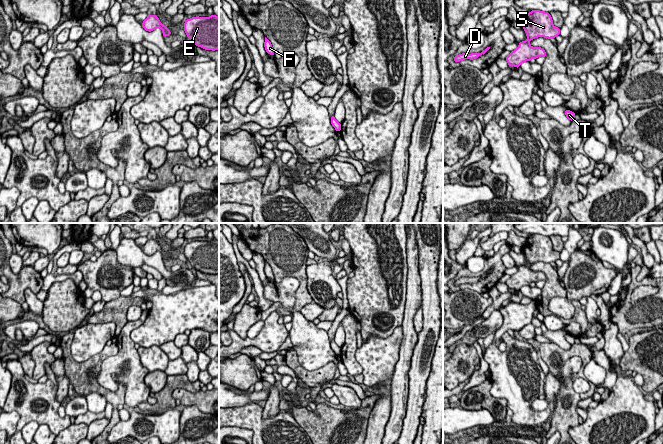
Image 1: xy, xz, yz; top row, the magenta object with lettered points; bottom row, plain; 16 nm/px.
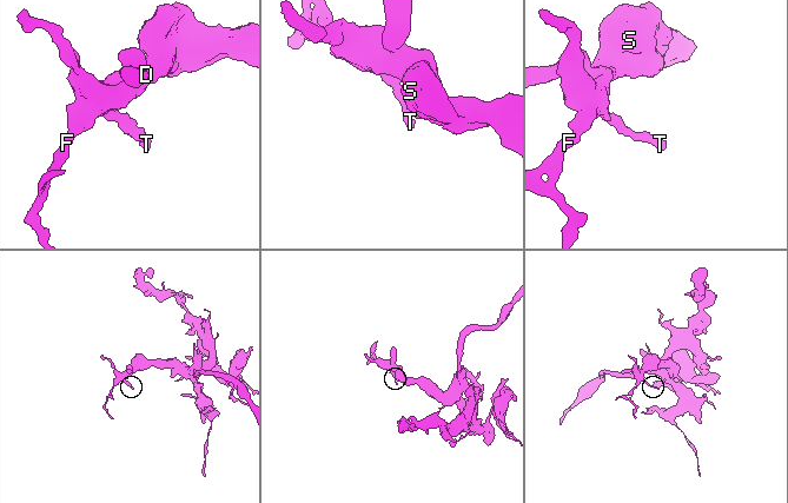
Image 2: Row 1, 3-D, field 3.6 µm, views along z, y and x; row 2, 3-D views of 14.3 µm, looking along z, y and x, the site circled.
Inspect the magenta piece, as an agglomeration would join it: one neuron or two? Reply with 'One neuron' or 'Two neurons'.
One neuron

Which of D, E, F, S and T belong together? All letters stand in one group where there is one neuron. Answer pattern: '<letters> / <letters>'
D E F S T

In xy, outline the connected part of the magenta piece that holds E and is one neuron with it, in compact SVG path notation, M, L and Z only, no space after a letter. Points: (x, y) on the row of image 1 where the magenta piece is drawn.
M192 17L184 22L187 37L205 50L219 50L219 17Z

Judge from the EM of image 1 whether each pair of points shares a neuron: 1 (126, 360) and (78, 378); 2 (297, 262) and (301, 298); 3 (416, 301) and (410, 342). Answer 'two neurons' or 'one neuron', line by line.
1: two neurons
2: one neuron
3: one neuron

